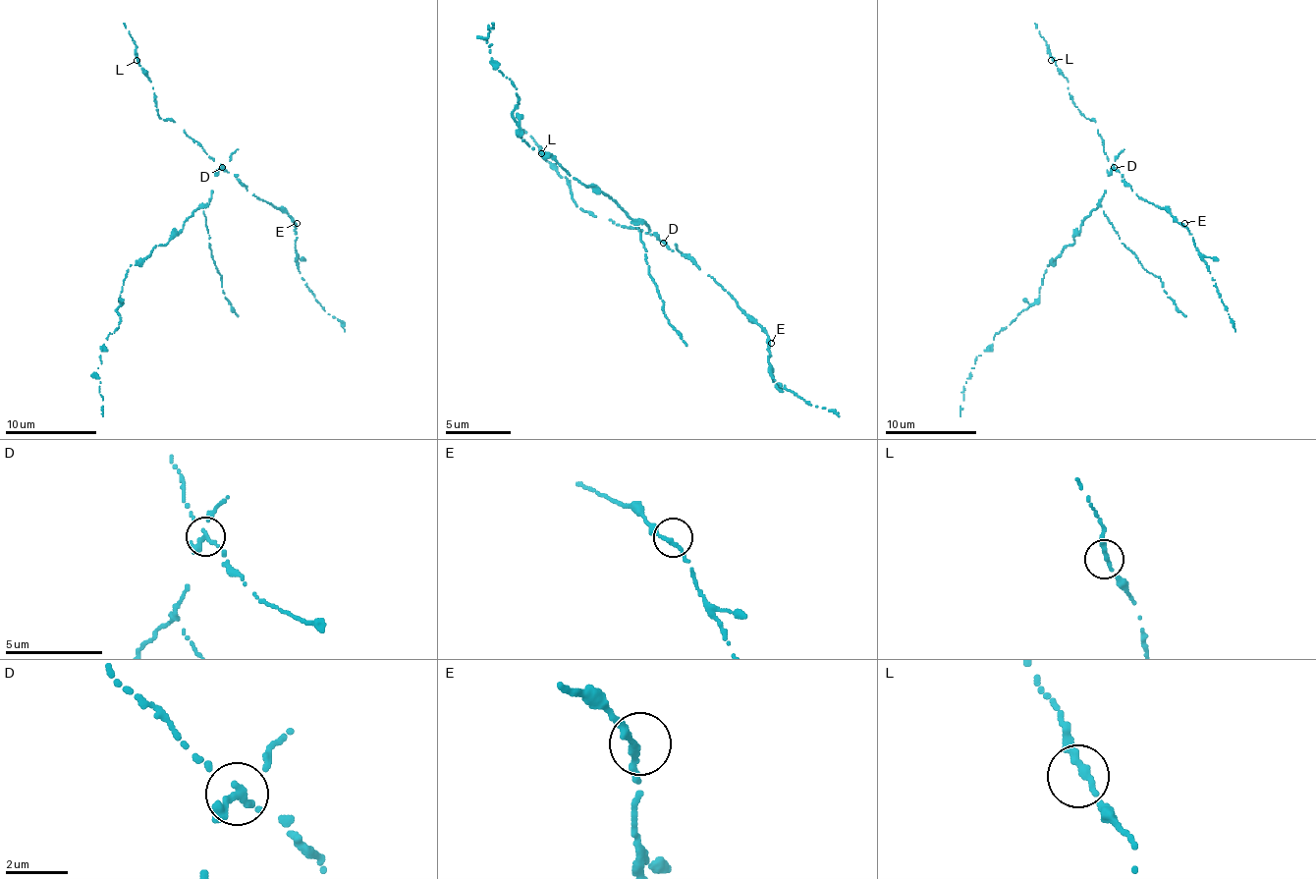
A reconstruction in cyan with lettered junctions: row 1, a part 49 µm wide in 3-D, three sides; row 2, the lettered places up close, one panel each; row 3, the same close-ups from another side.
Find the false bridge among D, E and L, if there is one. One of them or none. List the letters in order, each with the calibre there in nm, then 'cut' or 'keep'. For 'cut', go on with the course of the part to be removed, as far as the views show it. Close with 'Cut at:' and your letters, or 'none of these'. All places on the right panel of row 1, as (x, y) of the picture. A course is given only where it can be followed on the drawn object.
D: 240 nm thick; cut; foreign part runs (1113, 168), (1074, 242), (1044, 273), (1040, 297), (975, 358), (959, 415)
E: 240 nm thick; keep
L: 240 nm thick; keep
Cut at: D

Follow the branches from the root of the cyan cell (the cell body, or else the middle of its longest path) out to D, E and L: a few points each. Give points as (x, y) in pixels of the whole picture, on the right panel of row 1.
D: (1099, 200), (1106, 191), (1109, 173), (1113, 168)
E: (1099, 200), (1106, 191), (1109, 173), (1116, 168), (1131, 191), (1164, 207), (1179, 223), (1184, 223)
L: (1099, 200), (1111, 170), (1104, 140), (1095, 122), (1074, 104), (1068, 79), (1051, 60)

